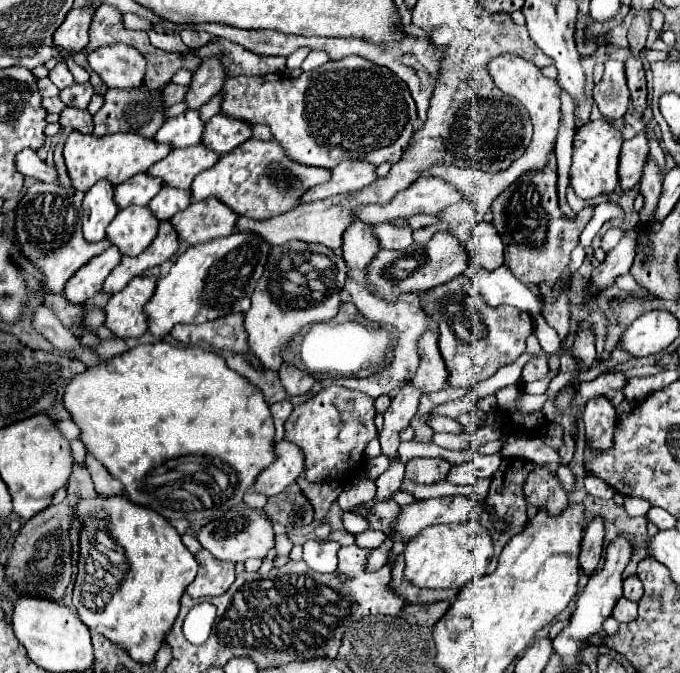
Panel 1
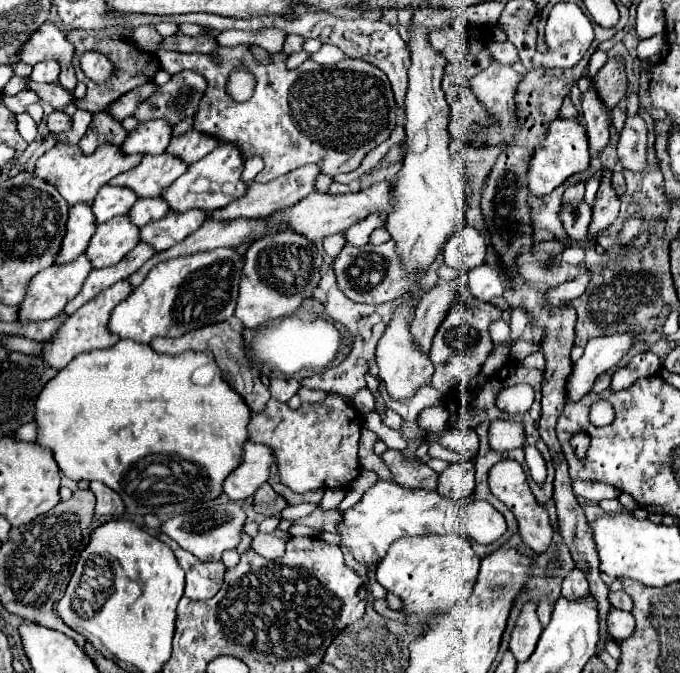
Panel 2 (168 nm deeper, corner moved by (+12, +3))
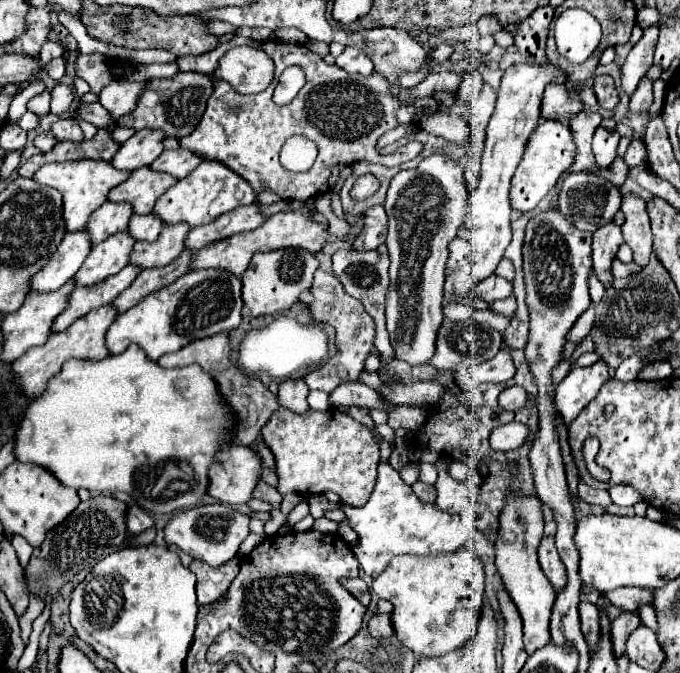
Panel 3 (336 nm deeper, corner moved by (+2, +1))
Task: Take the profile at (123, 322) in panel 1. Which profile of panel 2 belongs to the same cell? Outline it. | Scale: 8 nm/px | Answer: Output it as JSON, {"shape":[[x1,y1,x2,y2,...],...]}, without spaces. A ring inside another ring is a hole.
{"shape":[[120,280,116,282,114,286,106,288,104,292,100,292,96,298,92,298,90,302,86,302,80,310,76,310,66,322,64,326,58,330,58,334,54,338,48,340,48,344,44,346,42,350,42,358,54,366,54,368,64,368,72,358,76,358,78,354,82,352,90,352,90,350,96,350,96,348,110,348,114,346,120,338,112,332,108,332,108,320,110,320,110,314,112,310,116,308,118,302,122,302,124,298,128,298,132,292,132,286,128,280]]}

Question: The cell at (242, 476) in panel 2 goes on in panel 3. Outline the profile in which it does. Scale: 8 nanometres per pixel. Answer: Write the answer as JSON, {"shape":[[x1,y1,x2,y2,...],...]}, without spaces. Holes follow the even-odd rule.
{"shape":[[230,446,216,454,214,466,208,470,208,496,220,500,222,504,246,504,252,498,252,490,260,480,260,458,254,448]]}

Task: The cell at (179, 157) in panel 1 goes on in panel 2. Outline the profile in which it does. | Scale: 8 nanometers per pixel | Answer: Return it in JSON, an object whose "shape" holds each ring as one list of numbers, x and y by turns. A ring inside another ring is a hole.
{"shape":[[168,152,160,156,144,156,136,168,112,178,110,184,126,186,144,198,156,198,166,186,170,186,178,176,182,176,186,168,188,164,184,164,184,160,168,156]]}

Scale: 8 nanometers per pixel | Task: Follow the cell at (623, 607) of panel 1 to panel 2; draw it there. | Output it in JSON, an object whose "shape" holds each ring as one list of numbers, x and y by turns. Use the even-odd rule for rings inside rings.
{"shape":[[610,608,608,616,606,616,606,626,616,642,626,640,628,636,634,634,634,616,620,608]]}

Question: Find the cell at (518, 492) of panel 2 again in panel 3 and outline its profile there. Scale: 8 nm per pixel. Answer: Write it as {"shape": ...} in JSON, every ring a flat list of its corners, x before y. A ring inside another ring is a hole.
{"shape":[[542,538,540,546,538,546,538,562,540,562,542,572,546,574,546,578,550,580,550,584,554,586,554,590,558,594,558,590,562,590,566,586,566,568,560,562,560,556,556,552,554,538]]}

